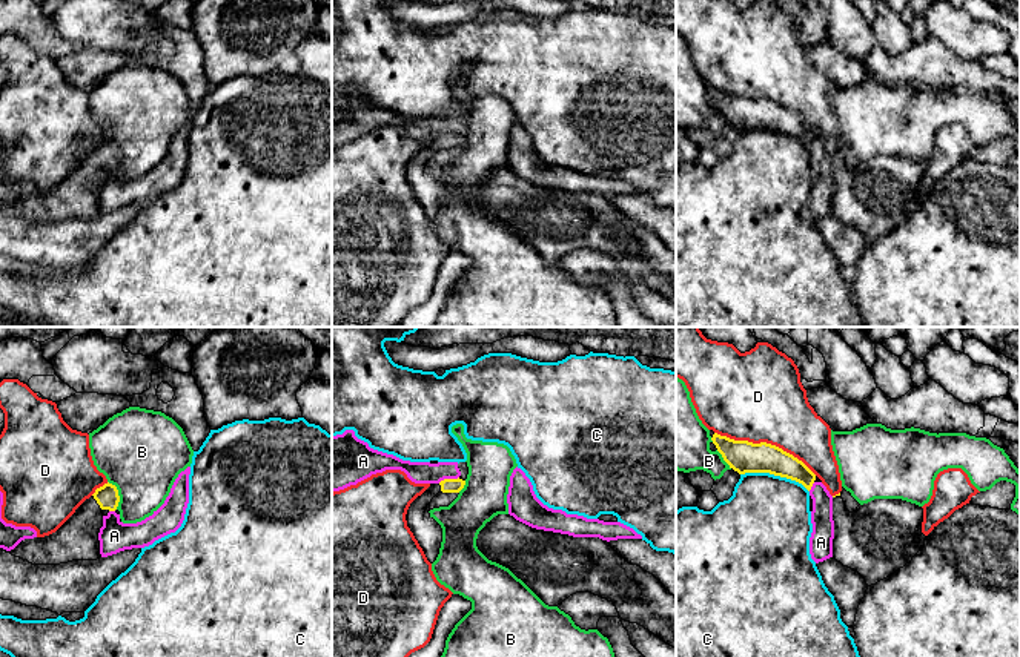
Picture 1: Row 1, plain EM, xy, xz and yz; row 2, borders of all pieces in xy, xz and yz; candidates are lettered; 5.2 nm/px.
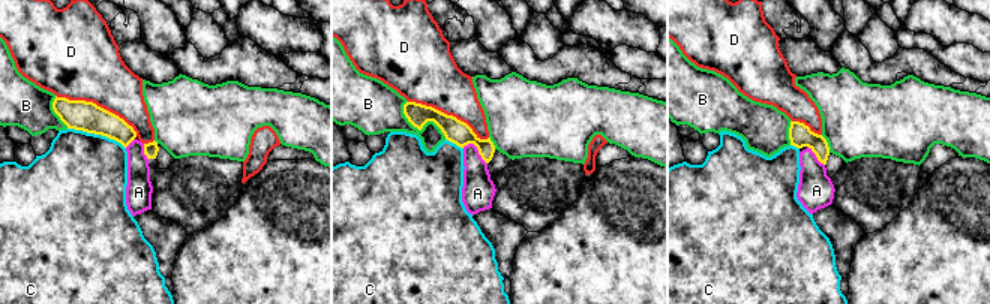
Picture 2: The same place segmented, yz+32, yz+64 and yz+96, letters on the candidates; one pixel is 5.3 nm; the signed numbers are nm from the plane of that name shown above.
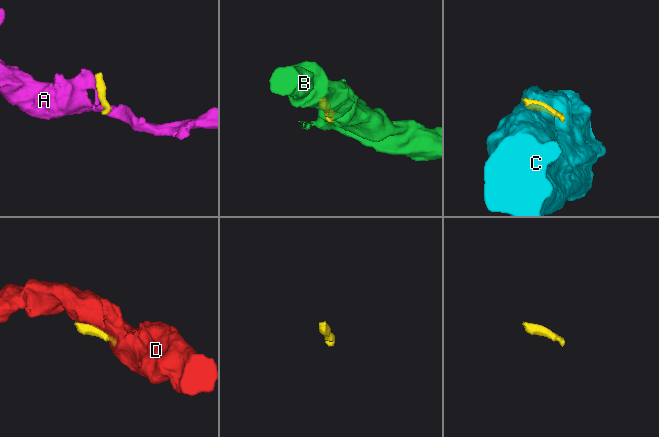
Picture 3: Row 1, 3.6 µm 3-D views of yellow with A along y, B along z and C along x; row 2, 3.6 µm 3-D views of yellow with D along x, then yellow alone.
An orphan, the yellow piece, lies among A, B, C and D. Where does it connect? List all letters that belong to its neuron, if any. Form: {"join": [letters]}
{"join": []}

